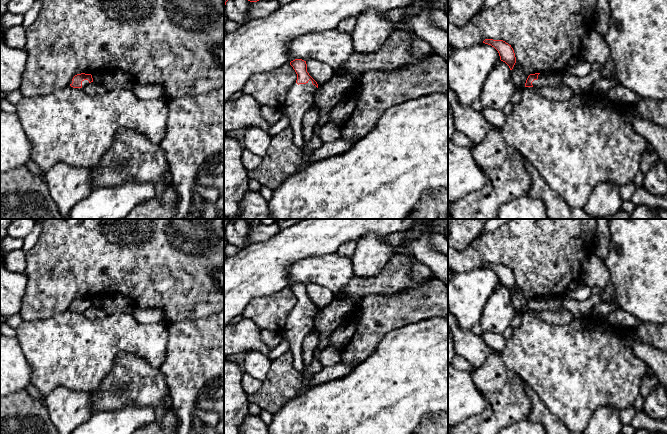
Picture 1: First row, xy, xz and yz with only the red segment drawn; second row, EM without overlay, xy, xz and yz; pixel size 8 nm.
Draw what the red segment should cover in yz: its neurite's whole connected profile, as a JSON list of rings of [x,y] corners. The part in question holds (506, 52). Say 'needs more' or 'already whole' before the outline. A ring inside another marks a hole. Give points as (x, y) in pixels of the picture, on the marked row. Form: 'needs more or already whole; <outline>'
already whole; [[[485,39],[483,43],[494,47],[499,53],[500,60],[505,62],[509,66],[510,70],[513,69],[516,63],[516,57],[511,45],[509,45],[503,40],[493,40],[493,39]]]

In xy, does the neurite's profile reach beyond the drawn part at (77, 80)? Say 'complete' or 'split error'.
split error

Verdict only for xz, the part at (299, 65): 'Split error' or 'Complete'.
Split error

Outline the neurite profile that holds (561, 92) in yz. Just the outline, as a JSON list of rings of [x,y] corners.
[[[565,84],[552,87],[546,86],[541,88],[529,88],[532,88],[534,91],[539,92],[542,96],[553,101],[569,100],[574,95],[572,89],[566,86]]]

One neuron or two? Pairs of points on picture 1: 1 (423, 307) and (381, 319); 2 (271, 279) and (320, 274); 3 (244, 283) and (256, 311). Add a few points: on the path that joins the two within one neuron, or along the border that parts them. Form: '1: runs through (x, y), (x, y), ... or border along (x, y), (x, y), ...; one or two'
1: runs through (413, 307), (405, 307), (391, 312); one
2: border along (302, 258), (296, 261), (287, 271), (289, 285); two
3: border along (274, 293), (268, 296), (253, 298), (241, 314); two

